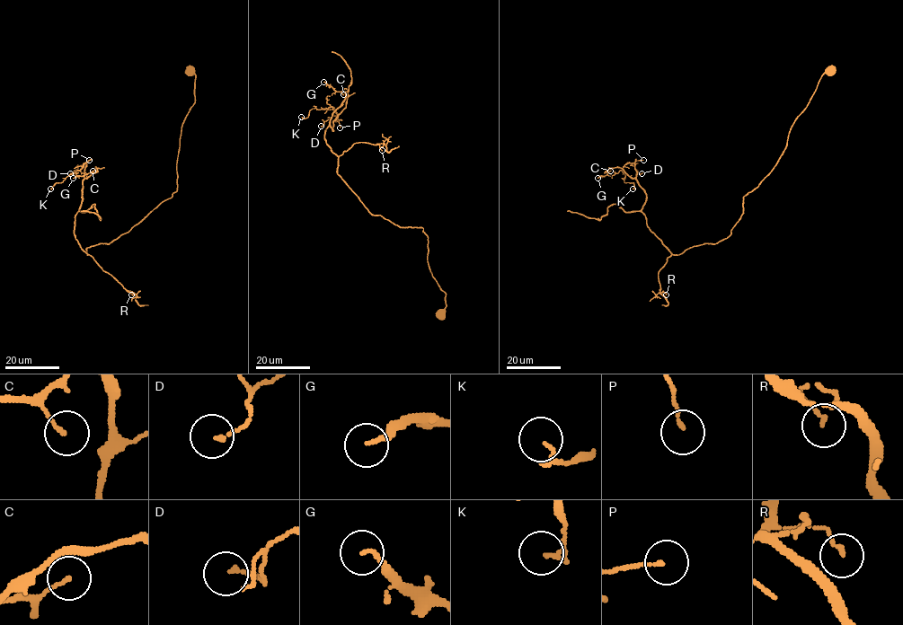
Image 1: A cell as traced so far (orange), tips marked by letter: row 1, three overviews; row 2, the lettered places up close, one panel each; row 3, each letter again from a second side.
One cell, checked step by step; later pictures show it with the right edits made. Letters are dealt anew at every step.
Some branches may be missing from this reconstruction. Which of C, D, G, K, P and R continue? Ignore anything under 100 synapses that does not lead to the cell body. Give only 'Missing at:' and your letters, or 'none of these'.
Missing at: none of these

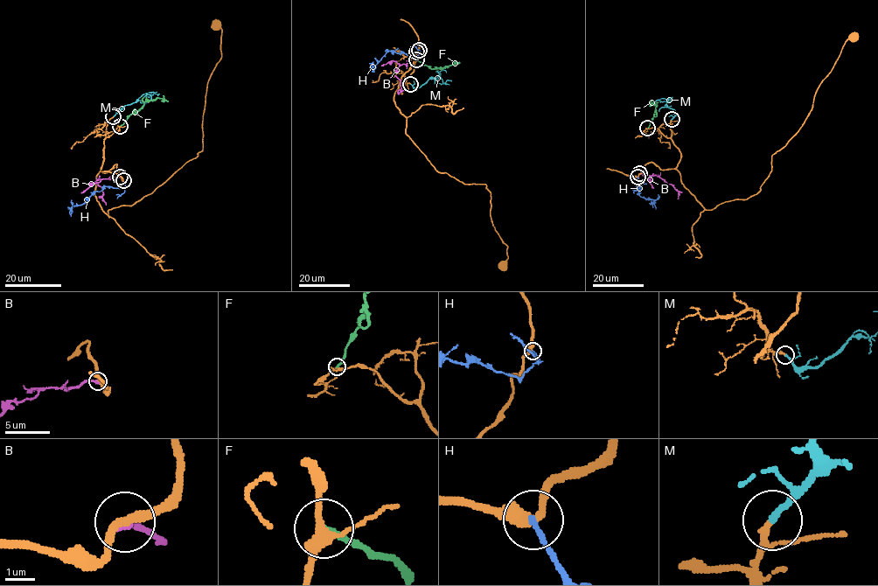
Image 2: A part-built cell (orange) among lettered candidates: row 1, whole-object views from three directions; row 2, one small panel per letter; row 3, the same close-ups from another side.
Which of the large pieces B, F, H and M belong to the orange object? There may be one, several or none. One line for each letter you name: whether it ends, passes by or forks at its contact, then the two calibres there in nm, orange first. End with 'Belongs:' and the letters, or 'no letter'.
M: it ends | 190/190 nm
Belongs: M

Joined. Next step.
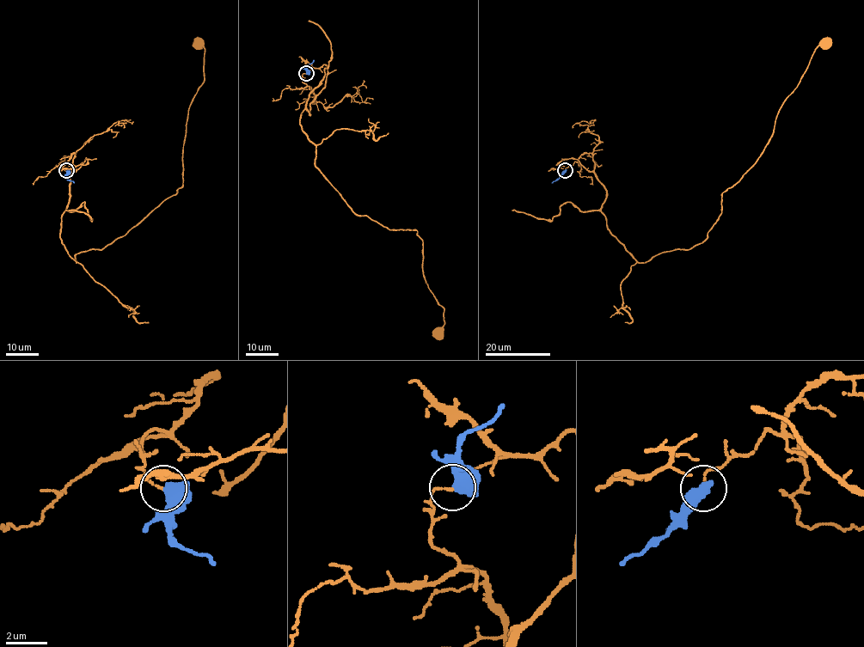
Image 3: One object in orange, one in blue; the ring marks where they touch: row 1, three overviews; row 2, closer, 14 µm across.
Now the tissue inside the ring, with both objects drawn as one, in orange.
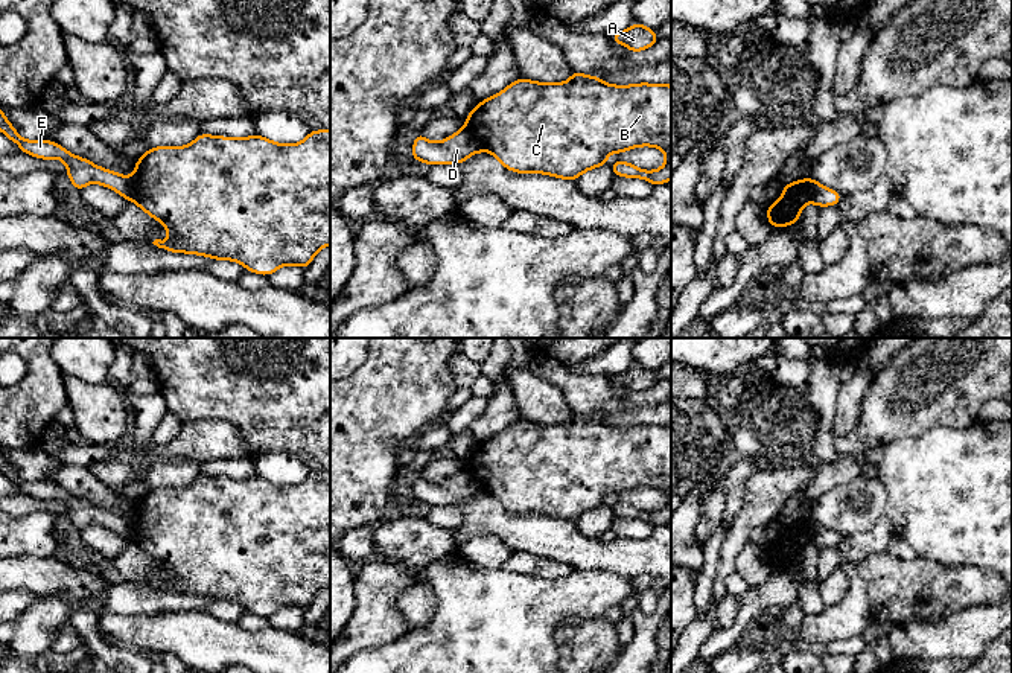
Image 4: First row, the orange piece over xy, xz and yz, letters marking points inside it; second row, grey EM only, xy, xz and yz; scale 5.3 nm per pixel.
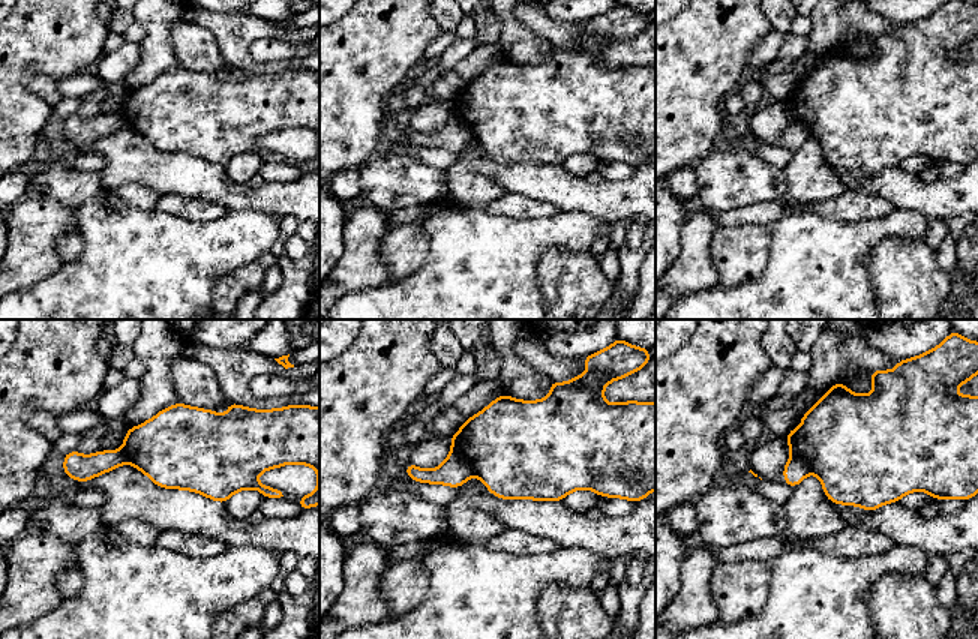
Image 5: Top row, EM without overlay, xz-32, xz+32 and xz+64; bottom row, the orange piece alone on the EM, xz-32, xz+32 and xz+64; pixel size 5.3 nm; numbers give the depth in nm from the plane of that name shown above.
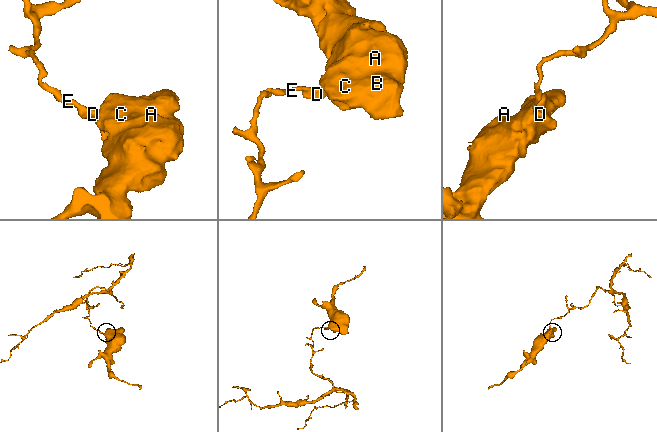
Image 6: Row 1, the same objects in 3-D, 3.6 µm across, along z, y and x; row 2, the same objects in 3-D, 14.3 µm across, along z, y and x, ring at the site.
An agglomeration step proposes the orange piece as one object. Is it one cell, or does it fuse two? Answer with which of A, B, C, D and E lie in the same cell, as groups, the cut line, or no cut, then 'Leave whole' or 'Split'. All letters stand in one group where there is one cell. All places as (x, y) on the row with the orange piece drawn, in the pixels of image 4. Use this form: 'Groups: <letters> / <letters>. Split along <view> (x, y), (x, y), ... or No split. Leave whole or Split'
Groups: A B C / D E. Split along xy (133, 177), (133, 197), (130, 200). Split

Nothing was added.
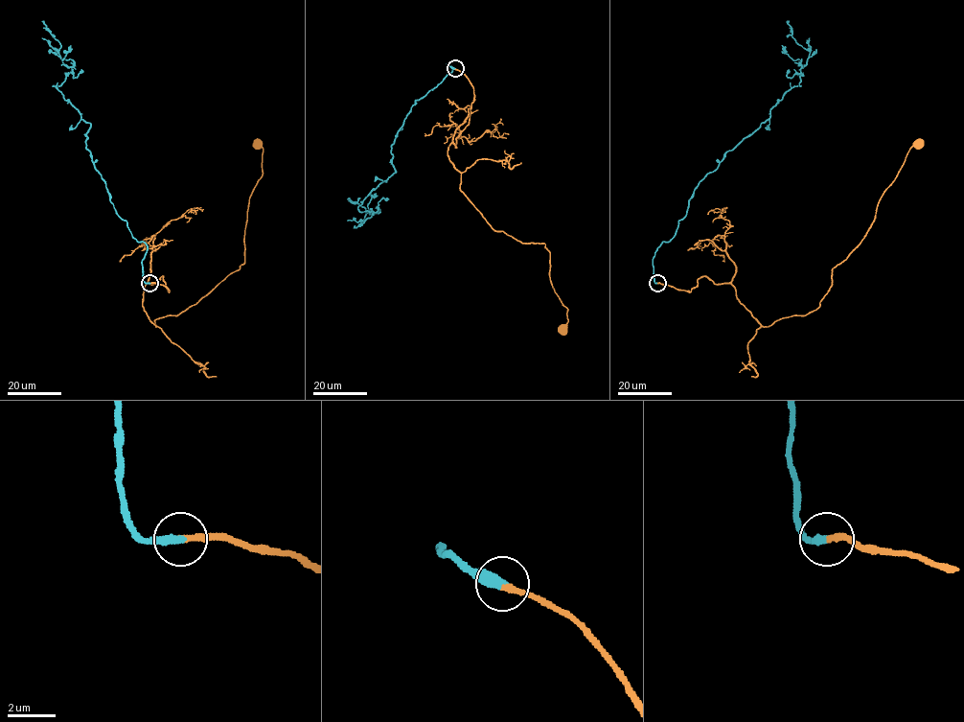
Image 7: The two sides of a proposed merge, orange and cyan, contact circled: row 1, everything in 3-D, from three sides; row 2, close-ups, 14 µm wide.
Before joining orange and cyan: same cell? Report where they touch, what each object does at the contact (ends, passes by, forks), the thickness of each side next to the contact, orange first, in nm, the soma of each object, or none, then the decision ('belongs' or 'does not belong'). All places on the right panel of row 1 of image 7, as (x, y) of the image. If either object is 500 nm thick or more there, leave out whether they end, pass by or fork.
place (657, 283); orange ends; cyan ends; calibres 260 and 420 nm; soma orange (918, 143); soma cyan none; belongs

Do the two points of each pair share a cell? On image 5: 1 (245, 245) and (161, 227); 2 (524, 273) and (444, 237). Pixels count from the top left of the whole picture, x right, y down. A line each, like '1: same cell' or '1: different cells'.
1: same cell
2: same cell

